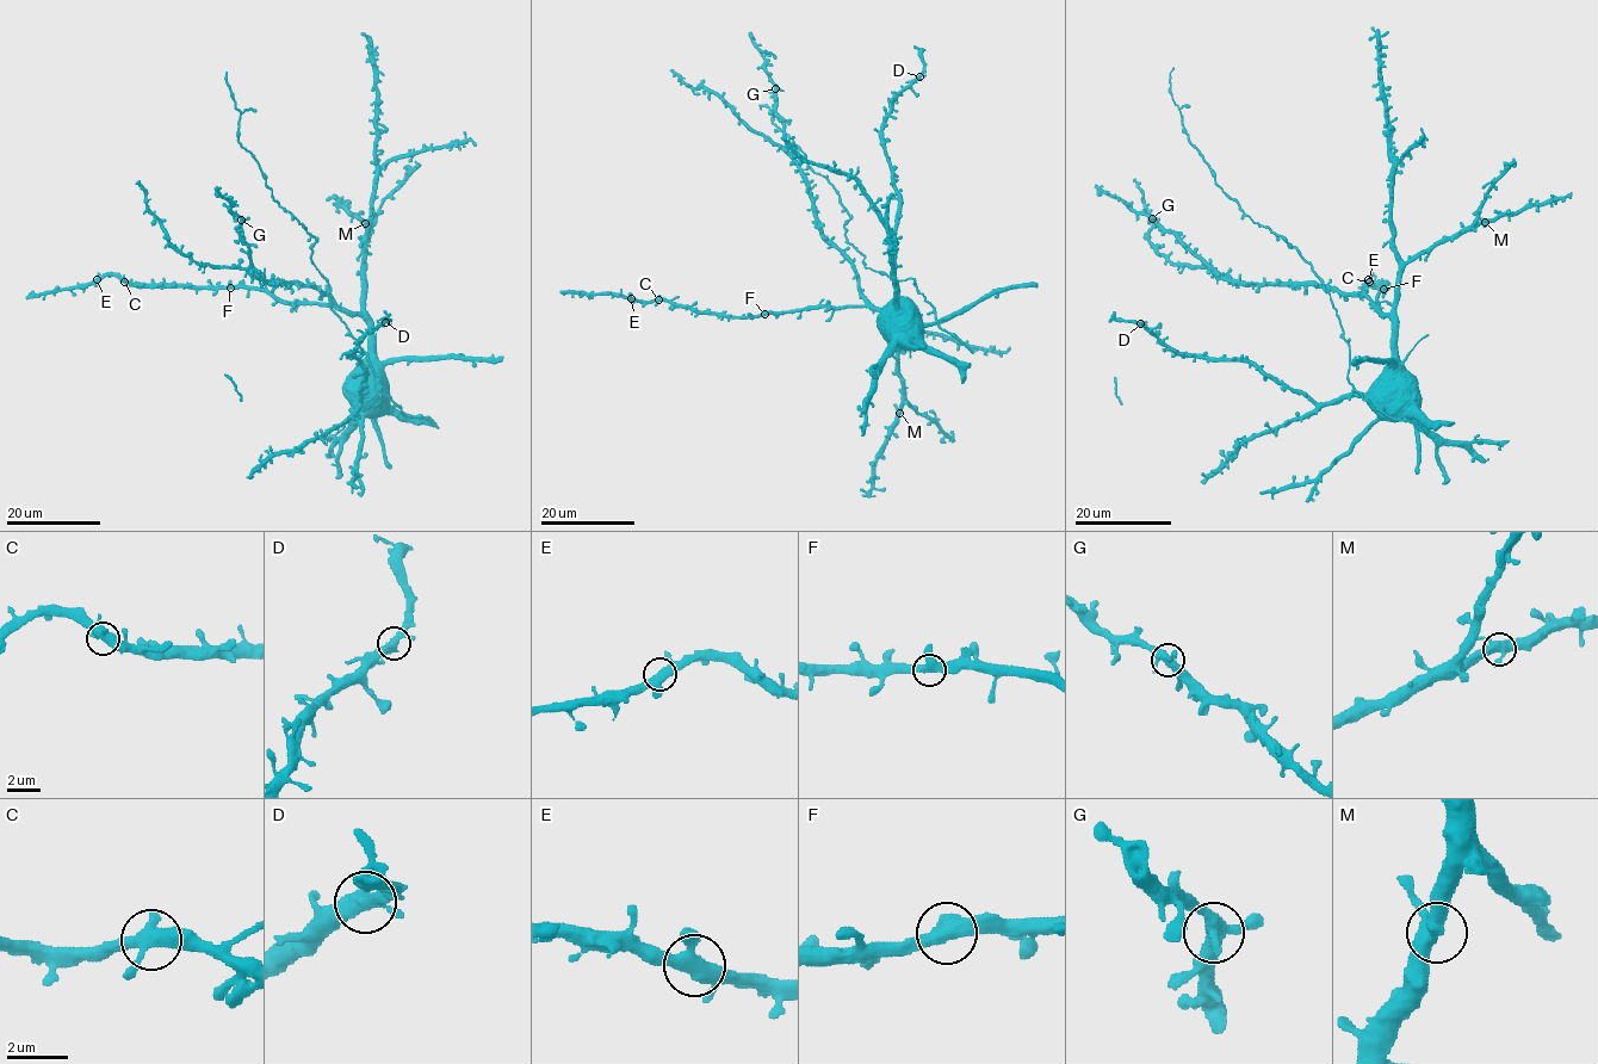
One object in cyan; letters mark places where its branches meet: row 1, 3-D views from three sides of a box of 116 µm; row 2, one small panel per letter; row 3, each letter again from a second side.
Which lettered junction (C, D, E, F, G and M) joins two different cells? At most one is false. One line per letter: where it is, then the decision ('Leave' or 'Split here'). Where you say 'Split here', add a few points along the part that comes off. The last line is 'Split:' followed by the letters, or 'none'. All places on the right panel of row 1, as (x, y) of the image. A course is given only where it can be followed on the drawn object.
C: Place: (1369, 282). Leave
D: Place: (1140, 323). Leave
E: Place: (1368, 279). Leave
F: Place: (1383, 289). Leave
G: Place: (1152, 218). Leave
M: Place: (1485, 222). Leave
Split: none

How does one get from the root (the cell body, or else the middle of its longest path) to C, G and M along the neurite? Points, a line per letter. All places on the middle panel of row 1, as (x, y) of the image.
C: (915, 317), (918, 319), (898, 322), (868, 307), (805, 307), (788, 313), (722, 316), (695, 313), (658, 299)
G: (915, 317), (898, 322), (880, 313), (862, 295), (855, 266), (823, 235), (809, 181), (787, 149), (775, 88)
M: (915, 317), (918, 319), (898, 325), (899, 413)

